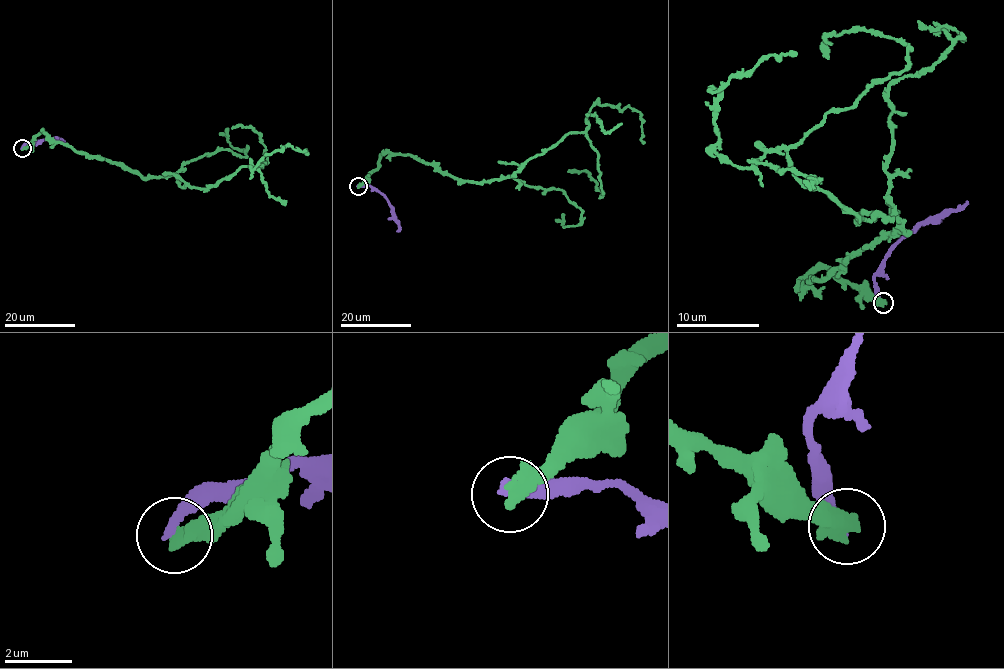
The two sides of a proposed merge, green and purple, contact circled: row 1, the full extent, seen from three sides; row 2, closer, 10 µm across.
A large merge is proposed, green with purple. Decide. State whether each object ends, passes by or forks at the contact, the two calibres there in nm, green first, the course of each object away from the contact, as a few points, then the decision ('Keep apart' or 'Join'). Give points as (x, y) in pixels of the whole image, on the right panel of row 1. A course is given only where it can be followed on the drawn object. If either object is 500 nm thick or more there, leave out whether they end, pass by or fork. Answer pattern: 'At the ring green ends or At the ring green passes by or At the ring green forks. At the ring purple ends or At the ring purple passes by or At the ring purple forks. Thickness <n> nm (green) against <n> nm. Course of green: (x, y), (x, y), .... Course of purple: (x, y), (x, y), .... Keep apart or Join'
At the ring green ends. At the ring purple ends. Thickness 480 nm (green) against 320 nm. Course of green: (882, 303), (799, 281), (898, 209), (858, 217), (788, 148), (908, 47), (856, 30), (828, 59). Course of purple: (882, 303), (874, 276), (884, 257), (917, 226), (937, 223), (966, 203). Keep apart

